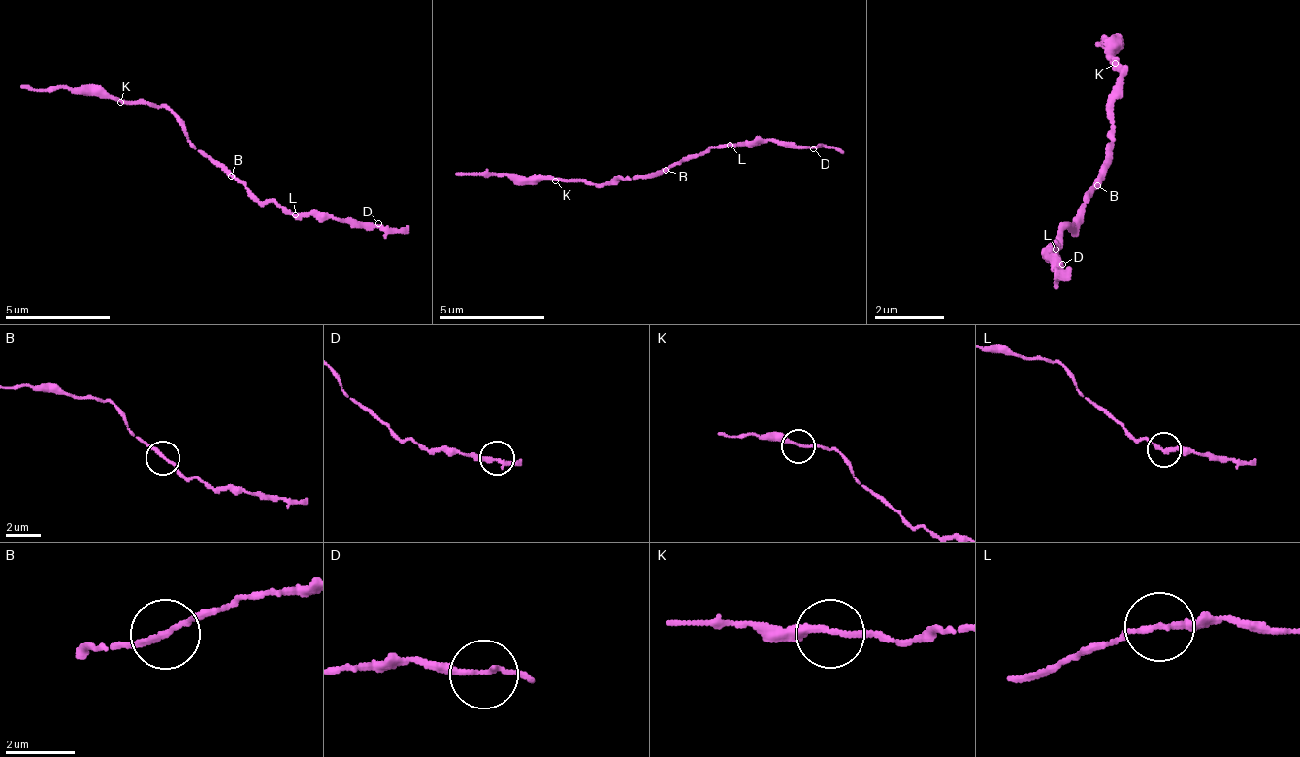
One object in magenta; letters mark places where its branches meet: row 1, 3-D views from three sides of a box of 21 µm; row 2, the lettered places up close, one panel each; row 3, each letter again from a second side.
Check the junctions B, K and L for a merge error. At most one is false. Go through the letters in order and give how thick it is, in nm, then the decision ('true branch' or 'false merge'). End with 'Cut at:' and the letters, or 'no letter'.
B: 170 nm thick; true branch
K: 200 nm thick; true branch
L: 200 nm thick; true branch
Cut at: no letter

